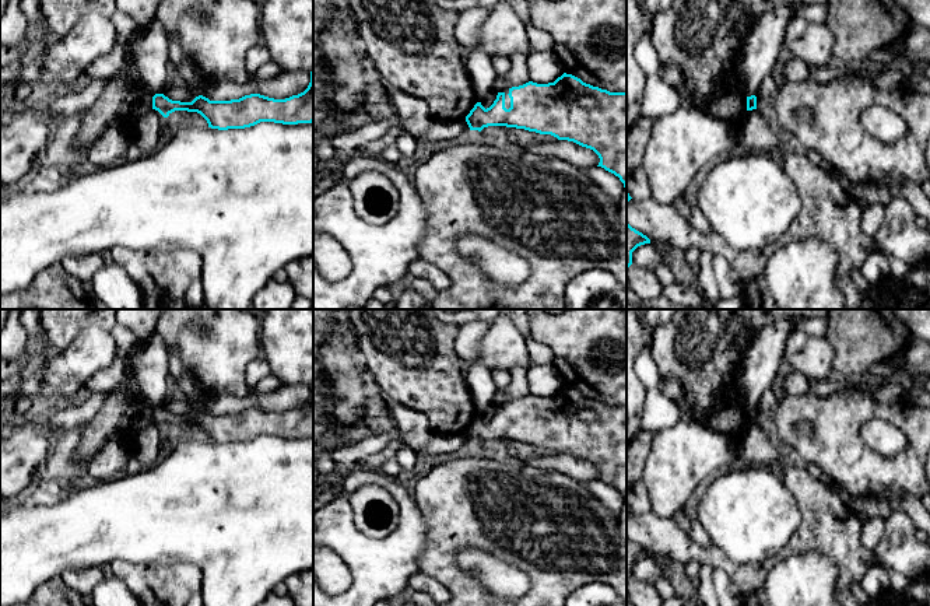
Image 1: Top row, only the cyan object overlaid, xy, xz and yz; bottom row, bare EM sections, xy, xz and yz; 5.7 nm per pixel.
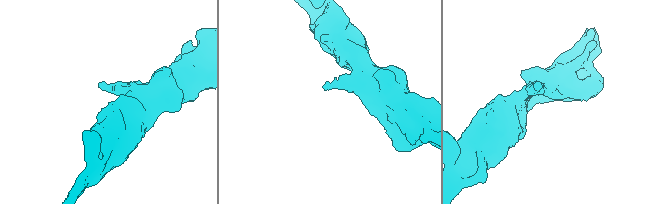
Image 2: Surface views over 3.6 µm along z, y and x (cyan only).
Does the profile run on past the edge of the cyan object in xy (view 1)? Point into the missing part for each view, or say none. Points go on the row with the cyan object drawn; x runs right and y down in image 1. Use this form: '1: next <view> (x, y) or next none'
1: next none

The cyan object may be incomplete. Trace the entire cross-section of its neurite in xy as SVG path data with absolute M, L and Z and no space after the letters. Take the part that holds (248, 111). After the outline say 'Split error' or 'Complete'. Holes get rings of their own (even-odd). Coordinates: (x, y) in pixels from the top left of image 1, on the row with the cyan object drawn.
M313 70L308 88L285 99L260 94L245 95L231 101L210 101L199 95L192 102L172 101L164 94L152 97L152 109L168 118L175 111L200 113L208 127L218 130L245 129L260 122L298 125L313 122Z. Complete

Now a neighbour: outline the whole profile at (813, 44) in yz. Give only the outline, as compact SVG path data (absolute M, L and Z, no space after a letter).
M801 17L789 22L783 45L792 57L804 62L807 66L835 64L834 45L835 35L827 24L813 24Z

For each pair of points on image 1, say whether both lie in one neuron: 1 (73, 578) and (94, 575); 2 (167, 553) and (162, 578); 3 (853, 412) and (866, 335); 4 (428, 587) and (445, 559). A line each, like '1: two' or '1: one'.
1: one
2: two
3: two
4: two

